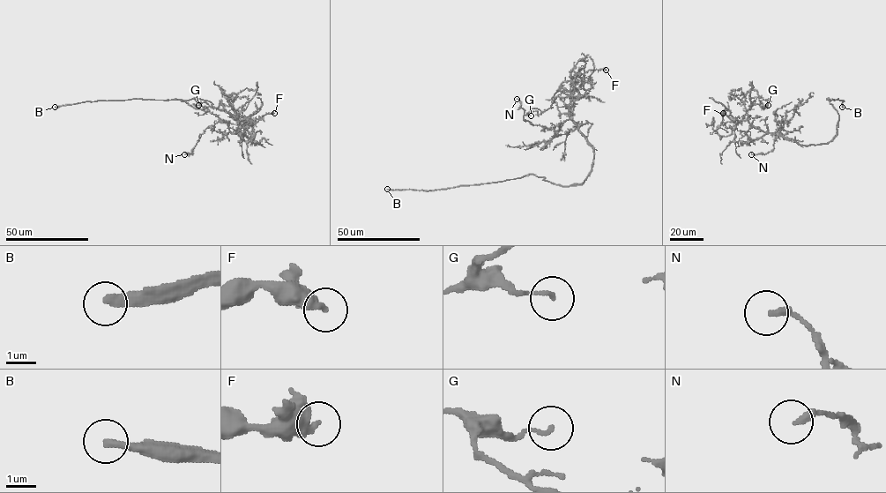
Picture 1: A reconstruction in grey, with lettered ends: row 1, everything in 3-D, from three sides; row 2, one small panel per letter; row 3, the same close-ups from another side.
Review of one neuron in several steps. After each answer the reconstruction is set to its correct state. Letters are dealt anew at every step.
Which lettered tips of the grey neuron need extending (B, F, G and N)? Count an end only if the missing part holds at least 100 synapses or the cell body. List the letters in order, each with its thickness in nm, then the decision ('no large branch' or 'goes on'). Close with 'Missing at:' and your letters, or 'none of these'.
B: 280 nm | goes on
F: 440 nm | no large branch
G: 110 nm | no large branch
N: 220 nm | no large branch
Missing at: B

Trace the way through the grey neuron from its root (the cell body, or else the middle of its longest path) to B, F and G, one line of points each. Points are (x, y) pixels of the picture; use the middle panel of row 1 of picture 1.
B: (572, 185), (558, 185), (544, 180), (544, 176), (529, 174), (502, 181), (428, 190), (387, 189)
F: (572, 185), (581, 184), (591, 171), (594, 149), (571, 118), (570, 86), (583, 69), (585, 71), (606, 70)
G: (572, 185), (581, 184), (591, 171), (594, 149), (571, 118), (570, 89), (539, 114), (526, 113), (531, 115)

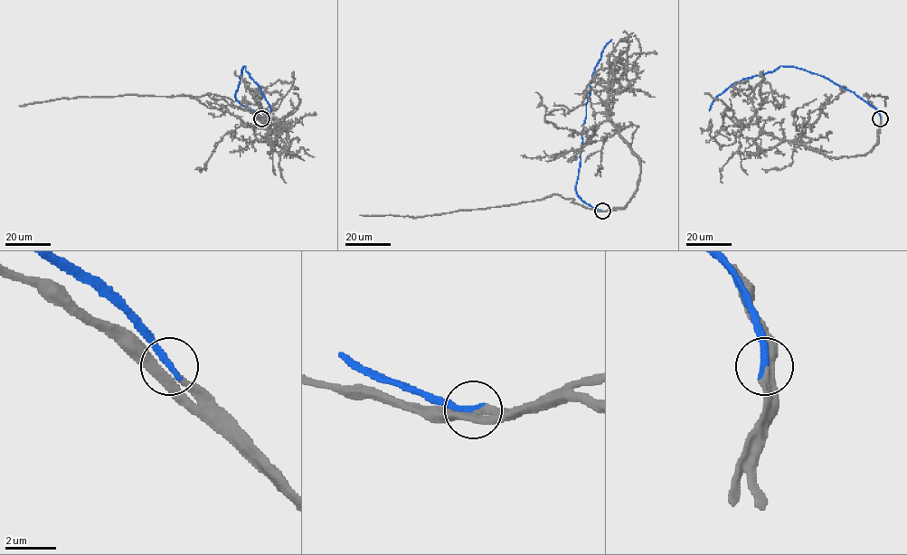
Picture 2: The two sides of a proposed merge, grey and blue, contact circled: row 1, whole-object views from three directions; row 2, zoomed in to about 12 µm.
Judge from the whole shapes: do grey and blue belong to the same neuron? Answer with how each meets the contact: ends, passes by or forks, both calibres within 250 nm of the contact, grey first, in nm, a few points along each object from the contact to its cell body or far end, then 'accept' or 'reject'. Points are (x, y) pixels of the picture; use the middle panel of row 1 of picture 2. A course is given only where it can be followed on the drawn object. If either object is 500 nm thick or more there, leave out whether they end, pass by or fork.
grey passes by | blue ends | 300/320 nm | grey via (602, 211), (623, 208), (640, 172), (639, 158), (609, 117), (609, 80), (566, 113), (549, 113), (554, 115) | blue via (602, 211), (586, 203), (576, 192), (576, 183), (590, 82), (602, 49), (611, 39) | accept

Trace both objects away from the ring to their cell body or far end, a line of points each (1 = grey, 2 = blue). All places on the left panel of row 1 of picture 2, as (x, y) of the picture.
1: (261, 118), (300, 157), (269, 141), (268, 123), (244, 102), (216, 108), (209, 104), (214, 102)
2: (261, 118), (236, 99), (243, 67), (260, 88), (270, 110)

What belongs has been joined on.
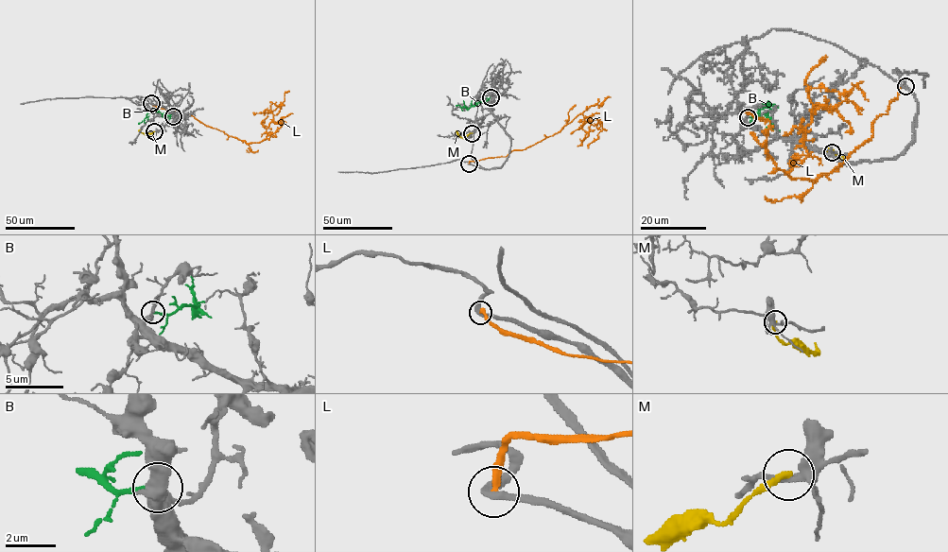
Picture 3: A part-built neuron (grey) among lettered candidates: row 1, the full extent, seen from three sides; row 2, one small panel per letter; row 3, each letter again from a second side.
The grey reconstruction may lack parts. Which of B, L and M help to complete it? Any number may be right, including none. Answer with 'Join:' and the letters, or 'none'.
Join: B

